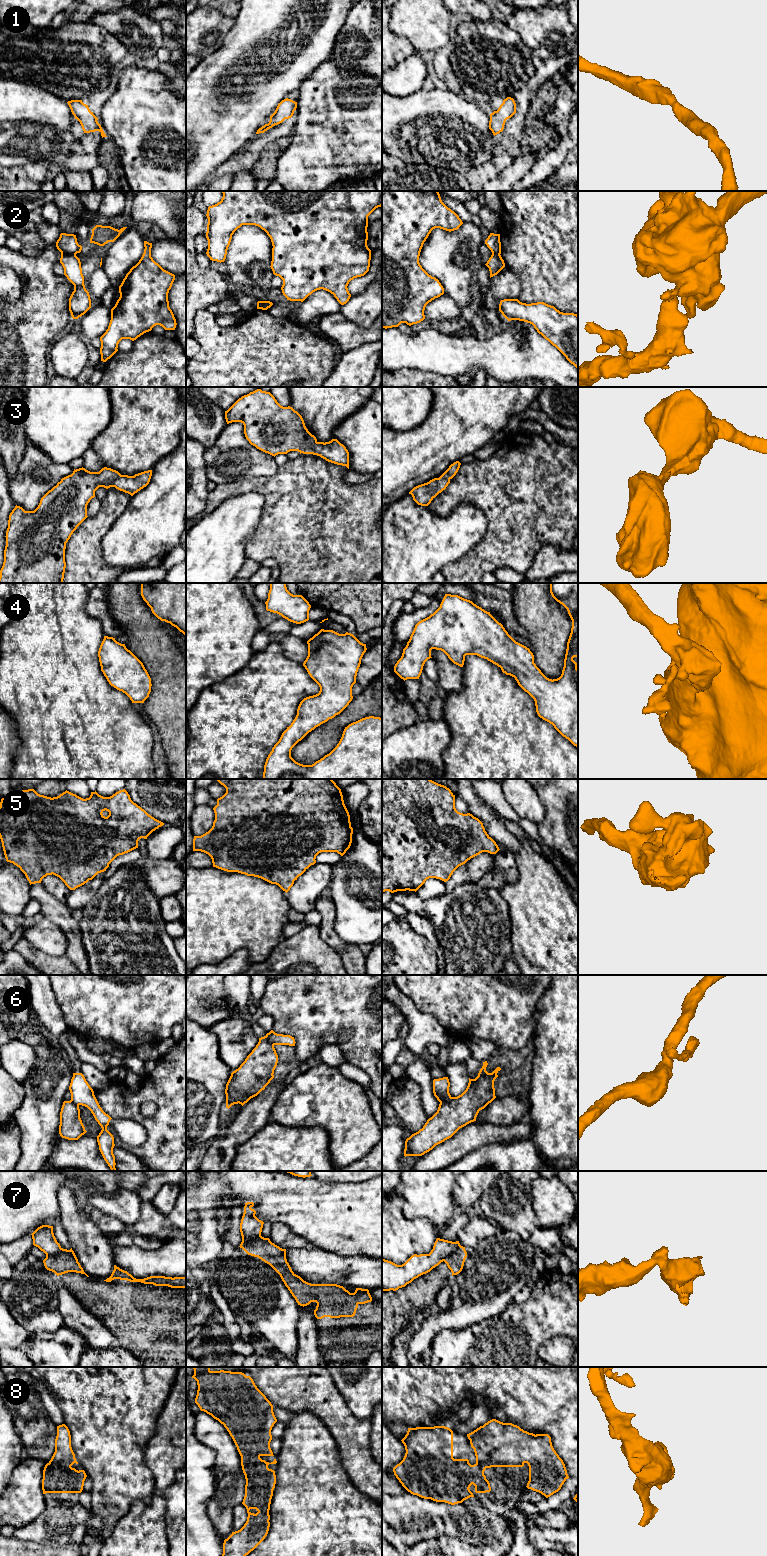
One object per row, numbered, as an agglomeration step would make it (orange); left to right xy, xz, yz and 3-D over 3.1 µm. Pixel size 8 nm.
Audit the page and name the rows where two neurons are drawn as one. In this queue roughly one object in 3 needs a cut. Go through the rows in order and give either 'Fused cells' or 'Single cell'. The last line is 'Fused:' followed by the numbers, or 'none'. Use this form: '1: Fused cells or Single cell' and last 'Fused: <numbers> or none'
1: Single cell
2: Fused cells
3: Single cell
4: Single cell
5: Single cell
6: Fused cells
7: Fused cells
8: Single cell
Fused: 2, 6, 7

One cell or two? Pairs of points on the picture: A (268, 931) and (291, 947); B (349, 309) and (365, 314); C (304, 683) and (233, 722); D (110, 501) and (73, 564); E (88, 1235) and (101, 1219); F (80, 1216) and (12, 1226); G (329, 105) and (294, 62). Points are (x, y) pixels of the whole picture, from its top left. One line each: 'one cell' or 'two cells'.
A: two cells
B: one cell
C: one cell
D: one cell
E: two cells
F: two cells
G: two cells

